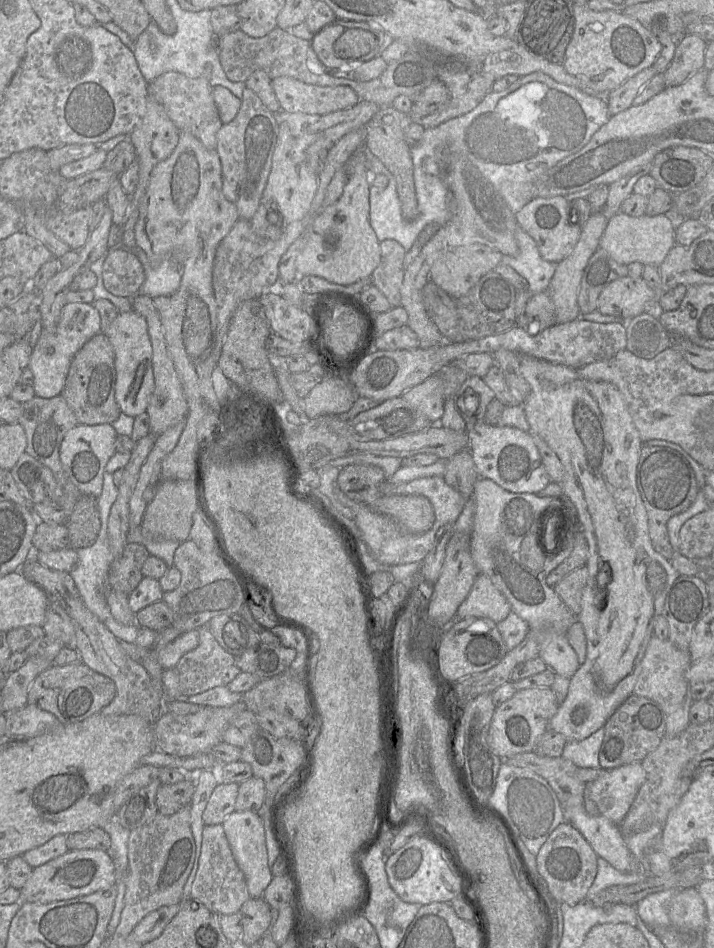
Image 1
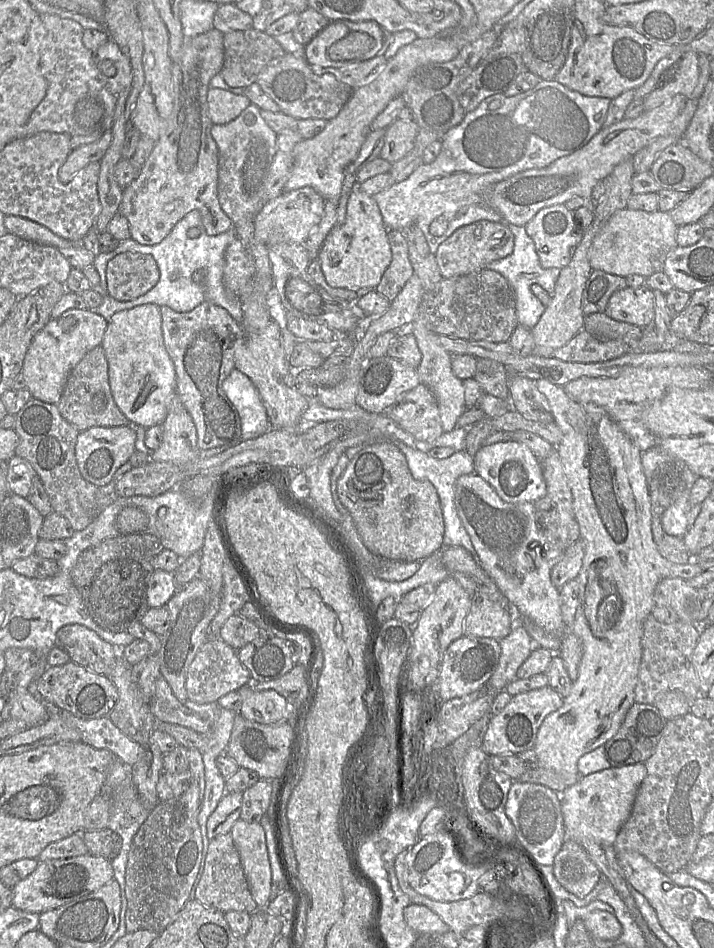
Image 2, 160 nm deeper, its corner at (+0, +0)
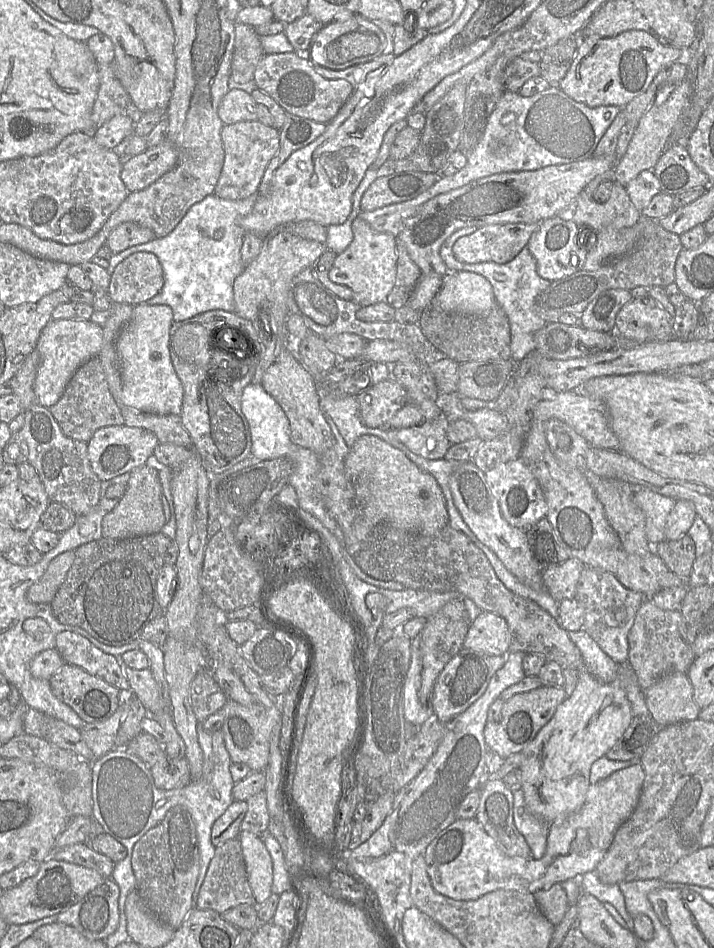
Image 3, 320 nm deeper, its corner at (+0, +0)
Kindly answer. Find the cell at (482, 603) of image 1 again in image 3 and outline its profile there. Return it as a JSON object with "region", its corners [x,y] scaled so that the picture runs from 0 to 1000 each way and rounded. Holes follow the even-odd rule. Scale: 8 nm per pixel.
{"region":[[[675,645],[655,662],[650,682],[692,692],[714,688],[716,670],[709,654],[697,648]]]}

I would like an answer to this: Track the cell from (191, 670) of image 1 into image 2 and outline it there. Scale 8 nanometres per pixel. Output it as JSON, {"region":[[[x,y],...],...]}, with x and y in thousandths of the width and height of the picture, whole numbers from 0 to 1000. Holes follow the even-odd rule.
{"region":[[[294,673],[277,686],[259,716],[263,738],[289,743],[305,741],[321,730],[331,729],[352,720],[349,709],[333,695],[332,687],[308,673]]]}

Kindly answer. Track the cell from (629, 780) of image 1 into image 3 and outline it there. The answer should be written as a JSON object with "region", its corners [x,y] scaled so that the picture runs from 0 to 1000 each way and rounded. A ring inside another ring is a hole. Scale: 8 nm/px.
{"region":[[[896,805],[864,812],[850,821],[826,827],[812,853],[769,869],[766,896],[755,907],[714,904],[695,892],[665,863],[640,864],[592,899],[606,937],[637,949],[667,949],[699,938],[749,943],[777,931],[810,927],[835,917],[864,876],[888,857],[902,822],[903,814]]]}

